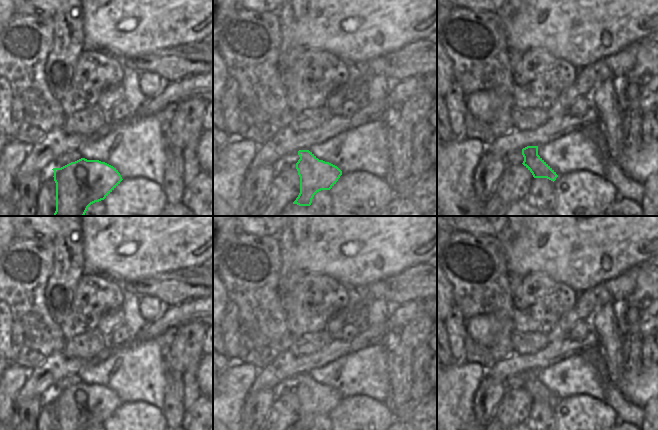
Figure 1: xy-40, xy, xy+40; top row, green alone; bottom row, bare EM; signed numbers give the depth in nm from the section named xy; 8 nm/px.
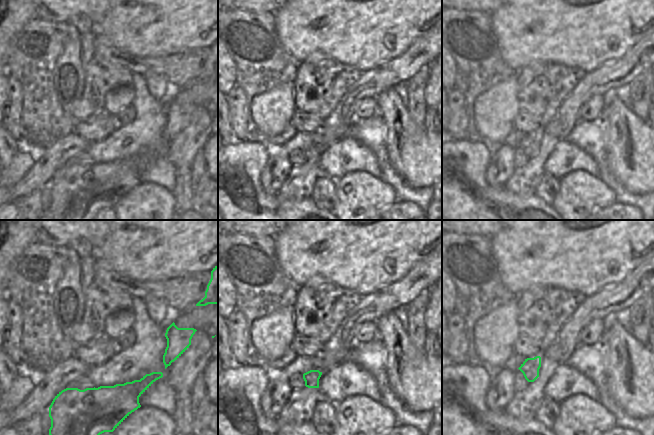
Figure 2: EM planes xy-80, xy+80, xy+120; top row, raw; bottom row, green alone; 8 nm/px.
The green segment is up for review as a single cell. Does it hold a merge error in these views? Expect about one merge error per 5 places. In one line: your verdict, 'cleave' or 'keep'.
keep

